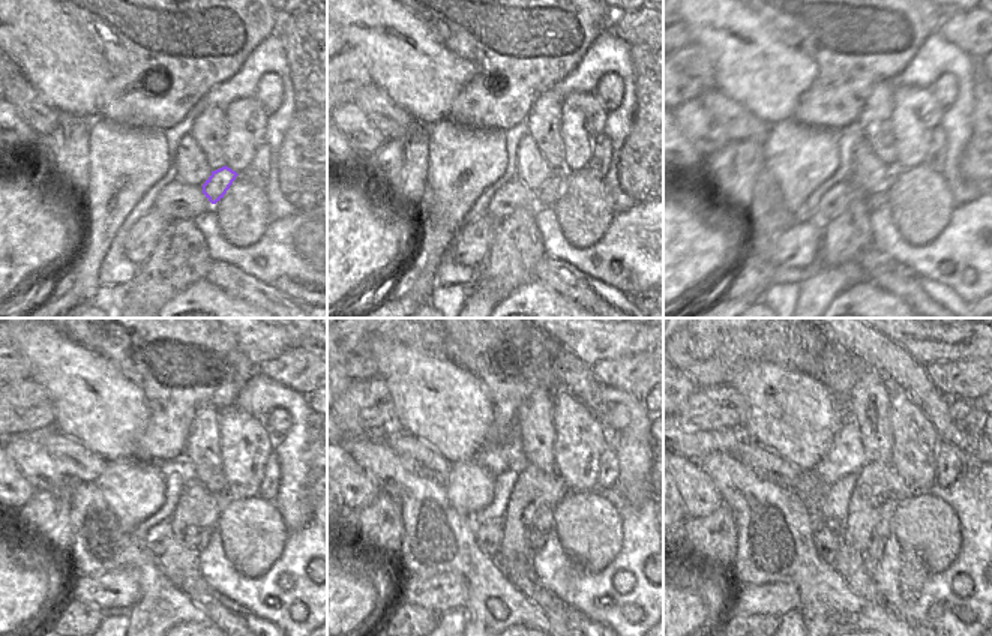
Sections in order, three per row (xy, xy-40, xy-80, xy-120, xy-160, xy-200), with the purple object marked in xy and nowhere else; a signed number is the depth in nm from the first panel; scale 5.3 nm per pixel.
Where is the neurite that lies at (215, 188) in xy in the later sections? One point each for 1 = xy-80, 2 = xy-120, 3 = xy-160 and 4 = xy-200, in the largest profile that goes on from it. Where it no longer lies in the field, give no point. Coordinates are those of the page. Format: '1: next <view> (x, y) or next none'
1: next xy-80 (884, 195)
2: next xy-120 (204, 536)
3: next xy-160 (538, 539)
4: next xy-200 (875, 549)

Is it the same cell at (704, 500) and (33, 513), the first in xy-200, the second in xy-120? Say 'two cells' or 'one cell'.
two cells

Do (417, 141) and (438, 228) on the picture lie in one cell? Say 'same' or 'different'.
different

